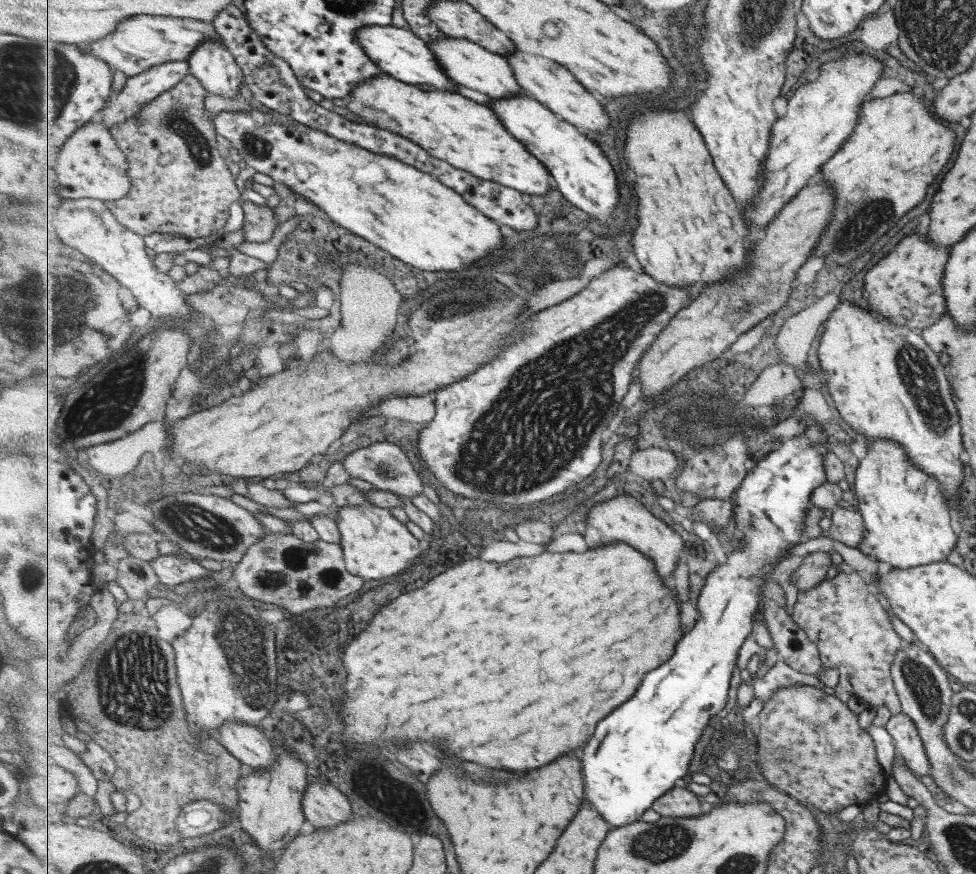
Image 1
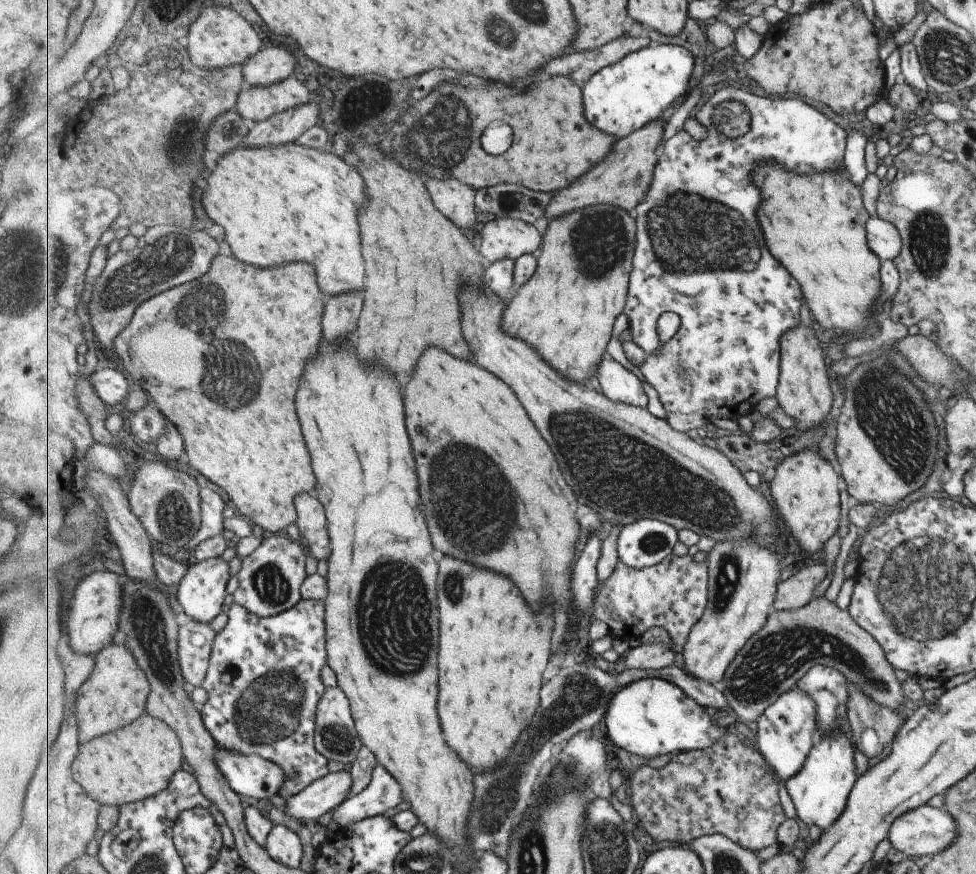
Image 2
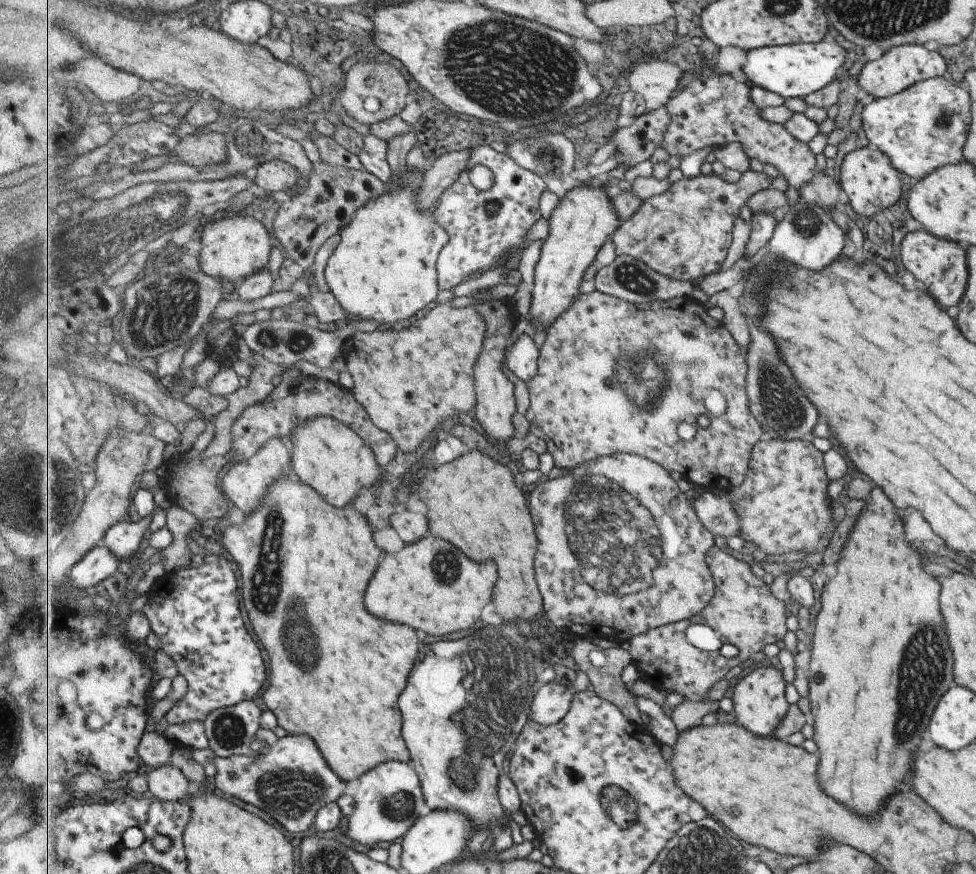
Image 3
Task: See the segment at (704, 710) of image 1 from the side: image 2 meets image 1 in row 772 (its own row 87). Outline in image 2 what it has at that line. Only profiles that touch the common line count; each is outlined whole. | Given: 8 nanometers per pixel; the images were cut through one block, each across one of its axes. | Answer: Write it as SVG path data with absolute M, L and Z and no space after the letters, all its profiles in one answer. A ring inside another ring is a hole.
M679 45L645 47L631 53L618 63L607 64L589 79L584 89L584 107L588 121L599 130L624 139L653 121L661 119L663 112L687 94L695 70L695 57Z

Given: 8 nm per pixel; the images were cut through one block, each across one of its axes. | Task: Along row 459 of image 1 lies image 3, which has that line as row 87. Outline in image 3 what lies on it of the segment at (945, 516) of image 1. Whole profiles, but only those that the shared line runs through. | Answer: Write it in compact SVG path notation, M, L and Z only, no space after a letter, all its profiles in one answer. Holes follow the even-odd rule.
M903 44L903 46L893 46L878 60L867 62L857 76L857 85L861 86L871 98L889 97L906 90L917 82L941 77L945 72L945 62L937 52L927 50L919 44Z

